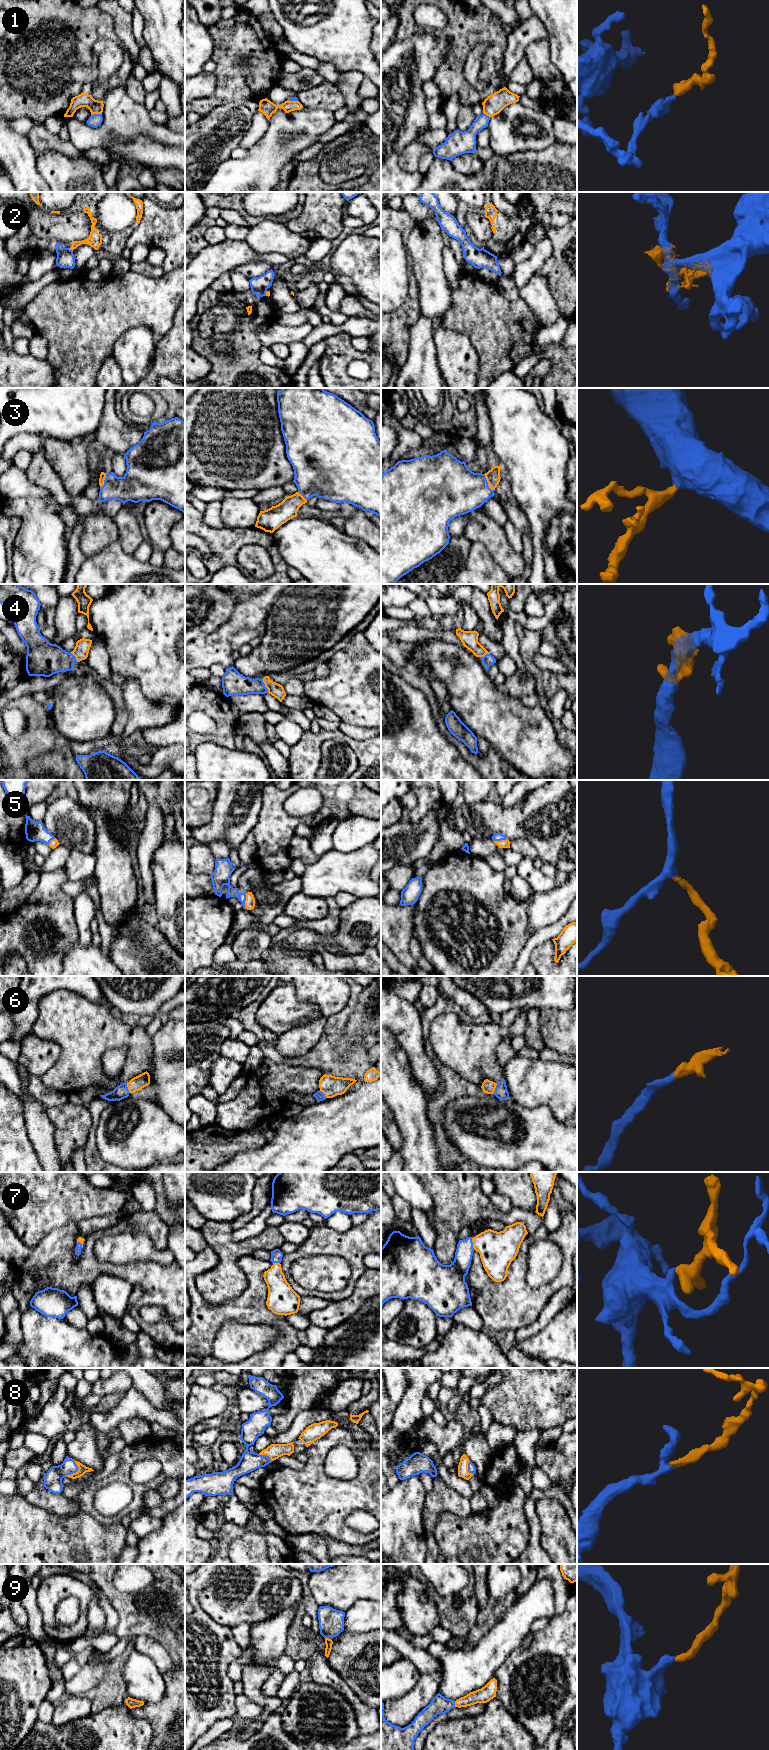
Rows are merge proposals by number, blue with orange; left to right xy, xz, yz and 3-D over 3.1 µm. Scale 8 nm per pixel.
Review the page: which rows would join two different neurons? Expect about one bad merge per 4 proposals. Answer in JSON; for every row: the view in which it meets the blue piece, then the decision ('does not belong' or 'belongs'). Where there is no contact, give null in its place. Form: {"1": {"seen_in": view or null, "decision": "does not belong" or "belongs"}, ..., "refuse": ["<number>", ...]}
{"1": {"seen_in": "xy", "decision": "belongs"}, "2": {"seen_in": "xy", "decision": "does not belong"}, "3": {"seen_in": "yz", "decision": "belongs"}, "4": {"seen_in": "xz", "decision": "belongs"}, "5": {"seen_in": "xz", "decision": "belongs"}, "6": {"seen_in": "yz", "decision": "belongs"}, "7": {"seen_in": "yz", "decision": "belongs"}, "8": {"seen_in": "xy", "decision": "belongs"}, "9": {"seen_in": "yz", "decision": "belongs"}, "refuse": ["2"]}

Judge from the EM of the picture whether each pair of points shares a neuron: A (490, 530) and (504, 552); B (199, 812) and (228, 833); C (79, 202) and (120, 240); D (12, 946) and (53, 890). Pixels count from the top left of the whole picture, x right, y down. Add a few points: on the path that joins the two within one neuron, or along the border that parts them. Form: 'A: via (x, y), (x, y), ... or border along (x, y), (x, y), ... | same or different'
A: via (492, 535), (499, 547) | same
B: border along (216, 797), (212, 818), (195, 828) | different
C: via (93, 216), (95, 240), (104, 247) | same
D: via (22, 932), (48, 904) | same

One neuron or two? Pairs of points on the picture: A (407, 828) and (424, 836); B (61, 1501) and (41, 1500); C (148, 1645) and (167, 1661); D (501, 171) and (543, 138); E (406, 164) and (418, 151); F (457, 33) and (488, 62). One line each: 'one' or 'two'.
A: one
B: one
C: one
D: two
E: one
F: one

